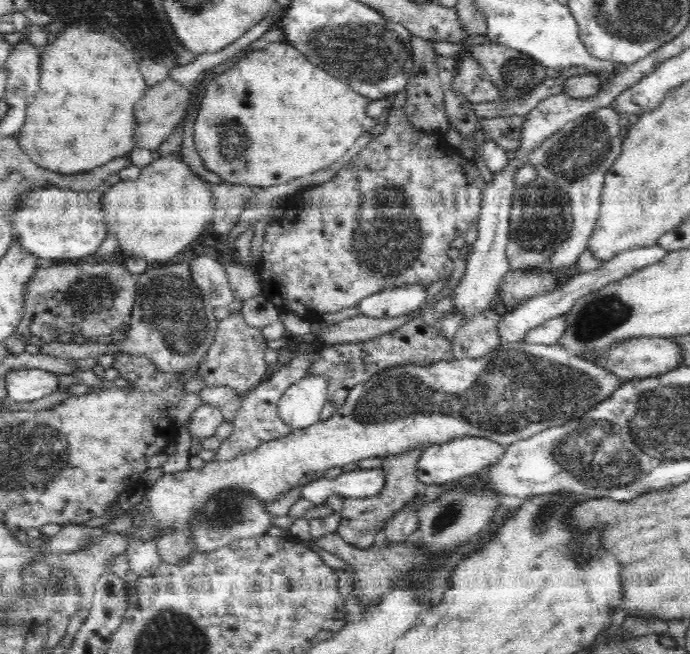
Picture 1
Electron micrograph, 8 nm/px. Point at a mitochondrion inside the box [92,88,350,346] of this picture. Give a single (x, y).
(233, 139)

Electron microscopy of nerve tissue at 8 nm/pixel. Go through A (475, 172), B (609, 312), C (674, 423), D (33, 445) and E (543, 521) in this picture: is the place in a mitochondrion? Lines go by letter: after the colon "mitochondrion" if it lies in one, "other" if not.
A: other
B: mitochondrion
C: mitochondrion
D: mitochondrion
E: mitochondrion

